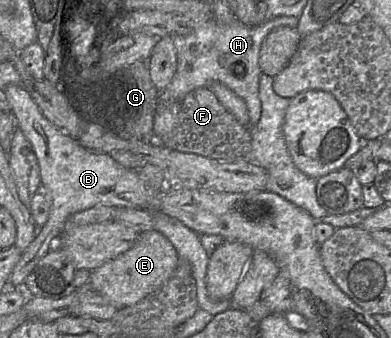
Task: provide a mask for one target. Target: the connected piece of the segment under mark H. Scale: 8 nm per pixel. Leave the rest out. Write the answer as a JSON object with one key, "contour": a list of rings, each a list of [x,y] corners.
{"contour":[[[282,16],[268,19],[257,26],[243,24],[238,19],[224,25],[212,17],[201,26],[195,27],[188,35],[172,37],[177,53],[177,69],[170,84],[162,91],[163,97],[180,101],[188,93],[219,81],[244,100],[249,114],[249,128],[252,128],[261,116],[259,82],[262,71],[259,54],[262,42],[279,27],[297,29],[298,22],[299,18]]]}

